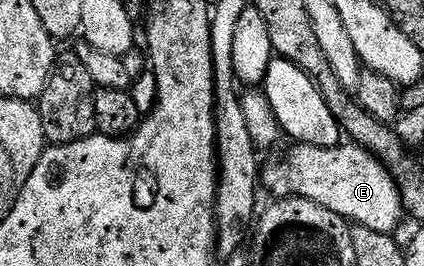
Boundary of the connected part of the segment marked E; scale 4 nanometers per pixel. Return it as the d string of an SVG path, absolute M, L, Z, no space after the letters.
M304 142L291 144L284 158L279 158L271 166L271 171L266 171L265 182L275 193L276 199L308 198L313 200L313 204L321 204L329 208L329 212L337 212L337 216L347 219L355 226L373 228L373 232L394 235L395 229L402 224L405 219L405 209L403 207L403 196L399 193L399 184L396 182L390 170L383 163L382 158L378 158L373 152L364 146L354 144L340 144L338 146L310 146Z

